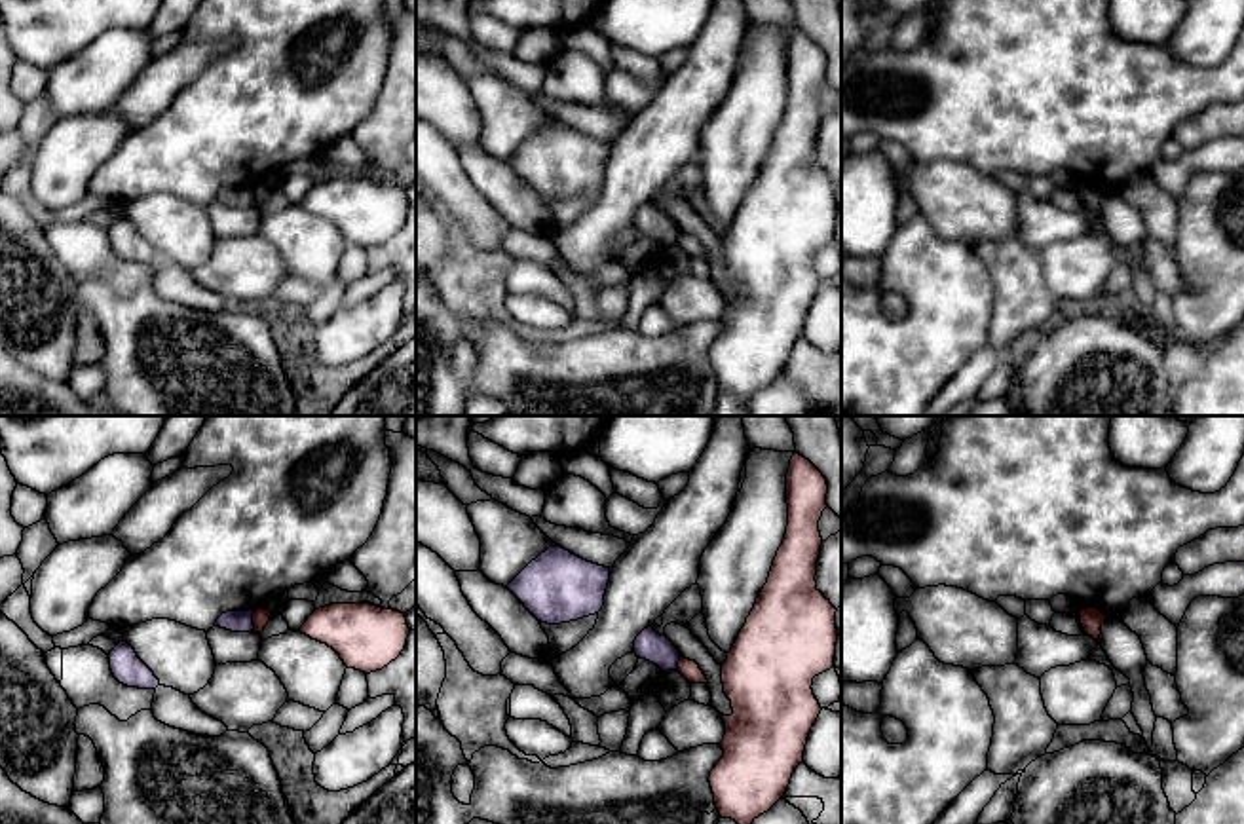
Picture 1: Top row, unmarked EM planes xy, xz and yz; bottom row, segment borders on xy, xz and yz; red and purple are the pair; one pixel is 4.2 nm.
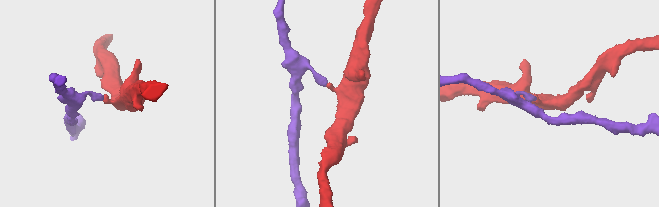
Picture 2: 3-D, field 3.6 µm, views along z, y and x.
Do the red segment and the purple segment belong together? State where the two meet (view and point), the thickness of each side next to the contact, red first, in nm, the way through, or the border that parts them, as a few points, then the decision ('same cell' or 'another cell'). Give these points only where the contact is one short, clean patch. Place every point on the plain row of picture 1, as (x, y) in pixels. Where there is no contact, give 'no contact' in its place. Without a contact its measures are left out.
meets red in xy at (253, 196); 70 nm thick on the red side, 100 nm on the other; border along xy (255, 187), (253, 204); another cell

